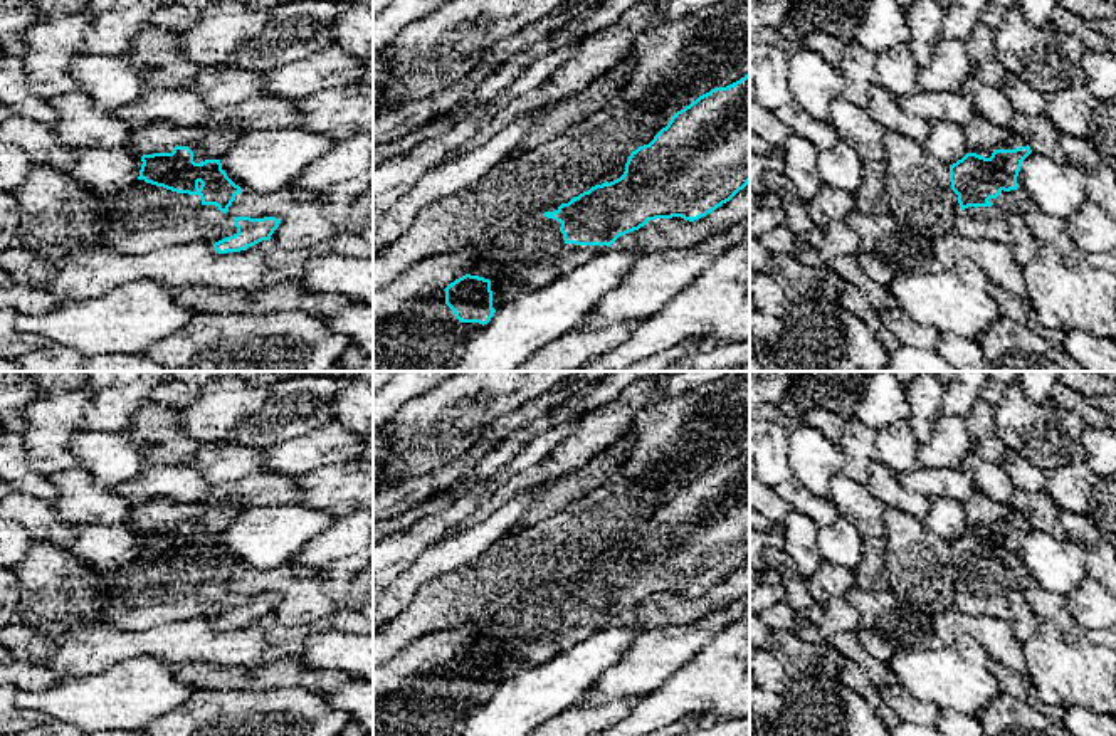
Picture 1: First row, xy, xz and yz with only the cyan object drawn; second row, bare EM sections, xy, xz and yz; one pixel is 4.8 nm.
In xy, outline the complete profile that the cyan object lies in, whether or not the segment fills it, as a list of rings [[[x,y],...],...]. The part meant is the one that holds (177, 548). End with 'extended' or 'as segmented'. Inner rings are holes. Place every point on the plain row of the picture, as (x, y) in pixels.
[[[175,523],[171,529],[143,531],[141,538],[134,560],[104,573],[106,595],[97,618],[103,627],[134,632],[203,617],[218,630],[240,628],[269,617],[281,600],[276,593],[250,595],[227,590],[242,565],[227,553],[220,536],[195,539],[188,523]]]; extended

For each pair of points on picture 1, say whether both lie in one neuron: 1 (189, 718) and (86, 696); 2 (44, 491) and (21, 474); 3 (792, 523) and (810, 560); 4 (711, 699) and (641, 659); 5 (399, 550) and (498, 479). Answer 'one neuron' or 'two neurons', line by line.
1: two neurons
2: one neuron
3: one neuron
4: two neurons
5: one neuron

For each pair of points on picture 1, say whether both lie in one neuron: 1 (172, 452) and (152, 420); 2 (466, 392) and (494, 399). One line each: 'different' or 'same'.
1: same
2: same

